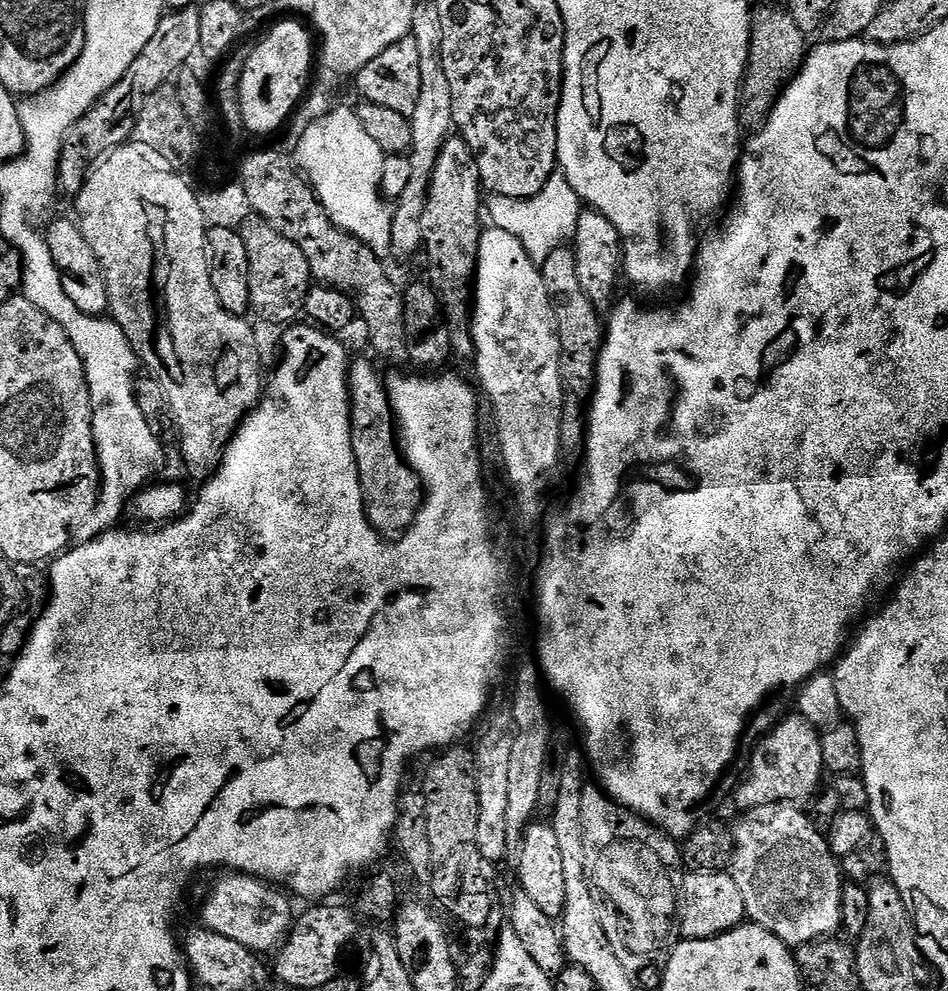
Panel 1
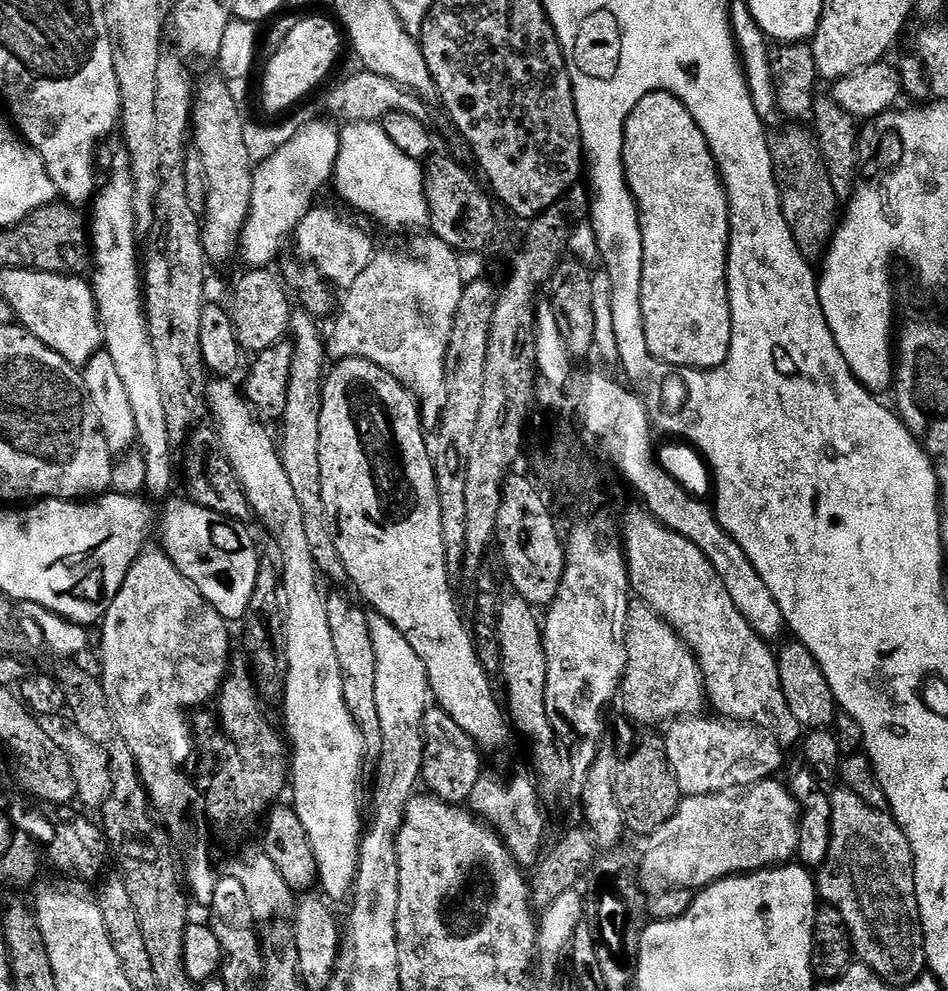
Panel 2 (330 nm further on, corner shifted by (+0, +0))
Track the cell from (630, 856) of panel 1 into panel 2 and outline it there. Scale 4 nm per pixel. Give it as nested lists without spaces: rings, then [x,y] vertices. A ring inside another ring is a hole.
[[[639,598],[628,605],[626,634],[628,665],[622,681],[622,700],[624,696],[627,719],[633,725],[644,726],[640,724],[663,725],[669,718],[699,717],[703,713],[700,711],[706,708],[704,675],[691,648],[646,601]]]

